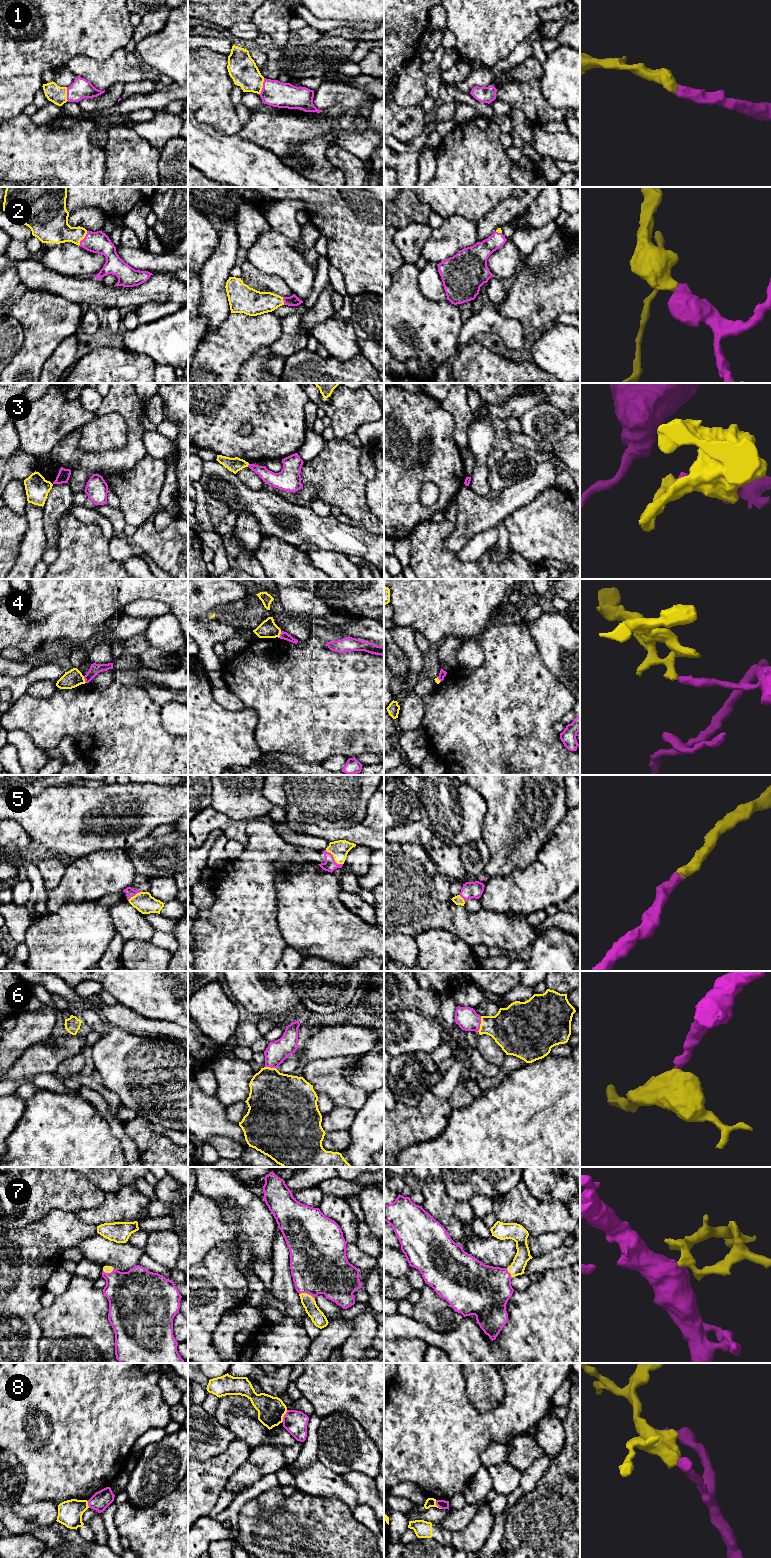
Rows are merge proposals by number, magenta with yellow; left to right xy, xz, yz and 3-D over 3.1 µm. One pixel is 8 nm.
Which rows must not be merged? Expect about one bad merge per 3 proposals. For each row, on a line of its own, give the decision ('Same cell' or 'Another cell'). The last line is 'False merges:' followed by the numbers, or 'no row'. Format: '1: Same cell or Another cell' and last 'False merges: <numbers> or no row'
1: Same cell
2: Same cell
3: Another cell
4: Another cell
5: Same cell
6: Same cell
7: Same cell
8: Another cell
False merges: 3, 4, 8

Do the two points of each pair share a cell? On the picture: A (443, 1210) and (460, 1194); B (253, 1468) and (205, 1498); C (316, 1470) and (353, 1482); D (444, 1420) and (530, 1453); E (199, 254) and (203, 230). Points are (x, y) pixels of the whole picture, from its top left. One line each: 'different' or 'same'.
A: different
B: different
C: different
D: different
E: same

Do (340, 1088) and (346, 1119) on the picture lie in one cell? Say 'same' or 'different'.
different

